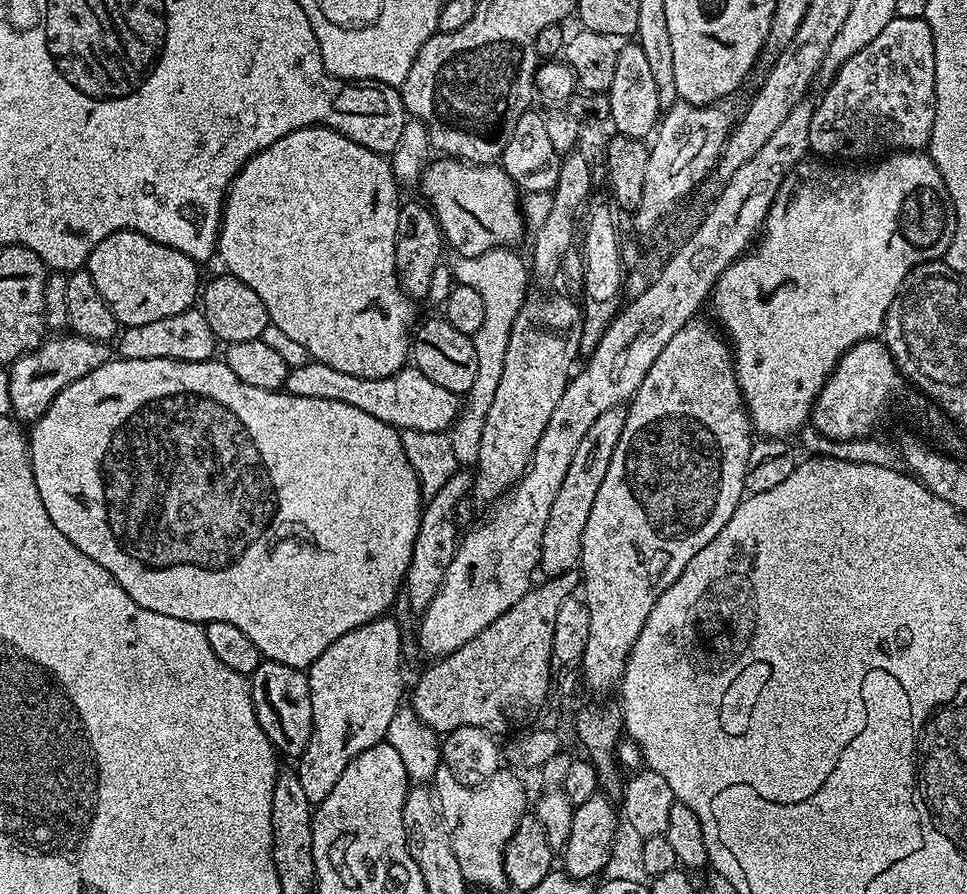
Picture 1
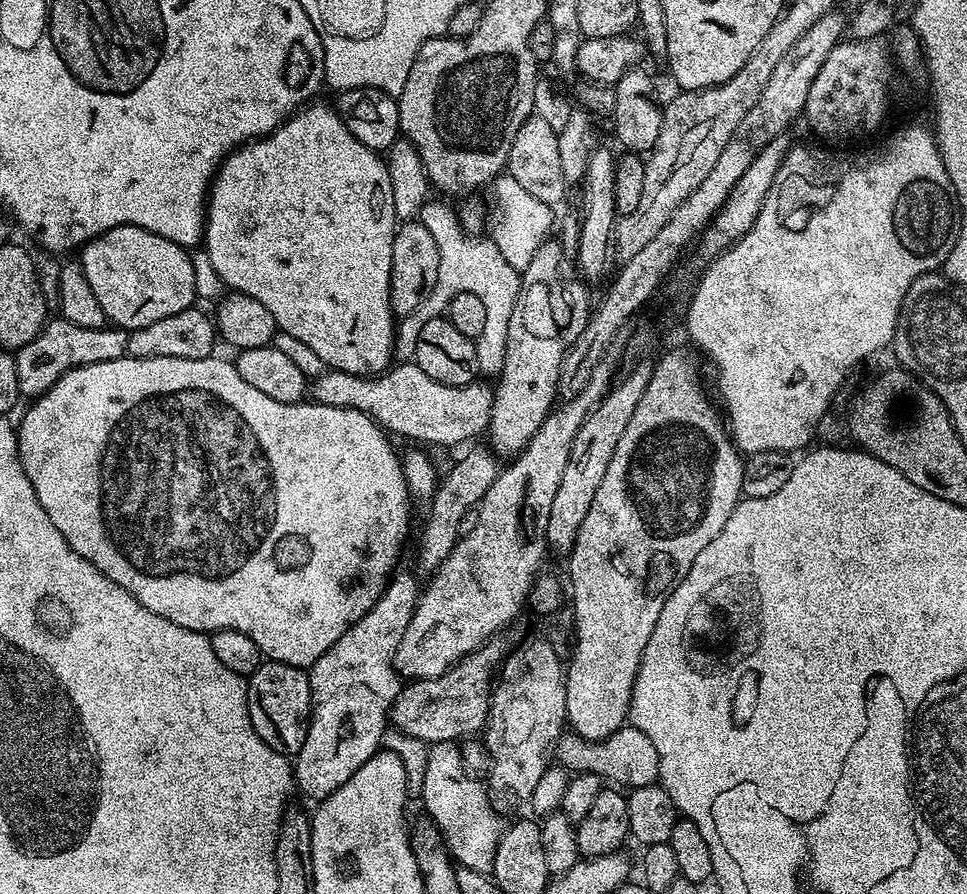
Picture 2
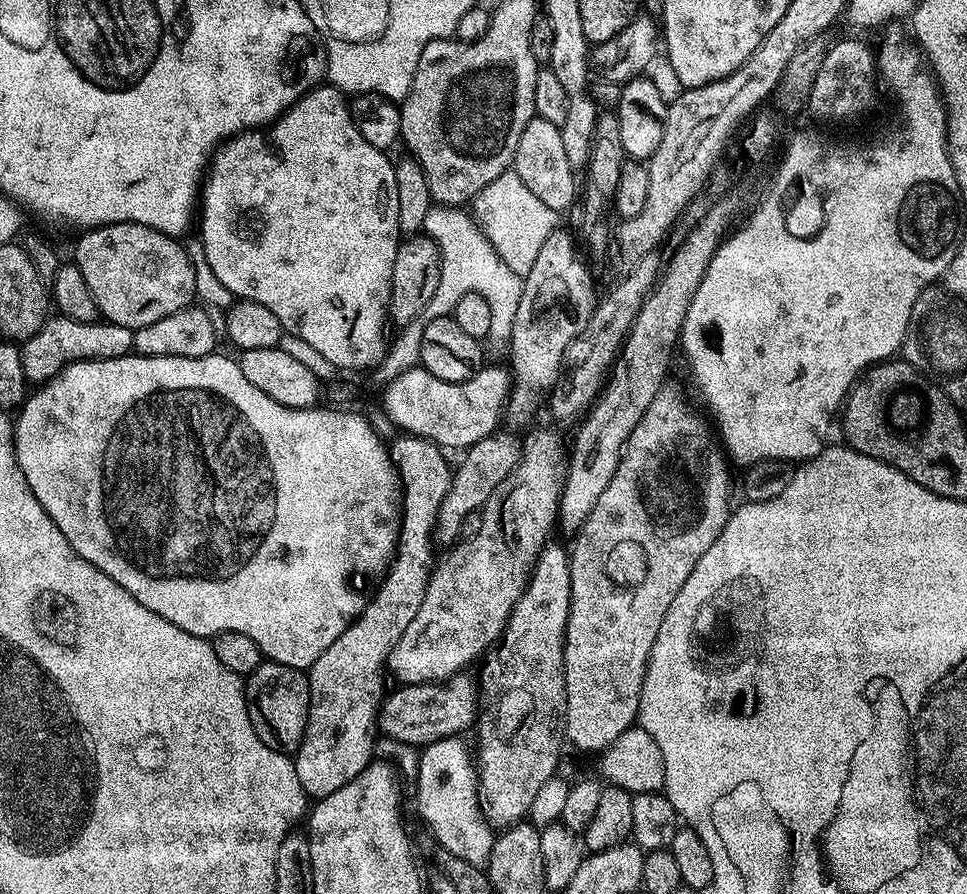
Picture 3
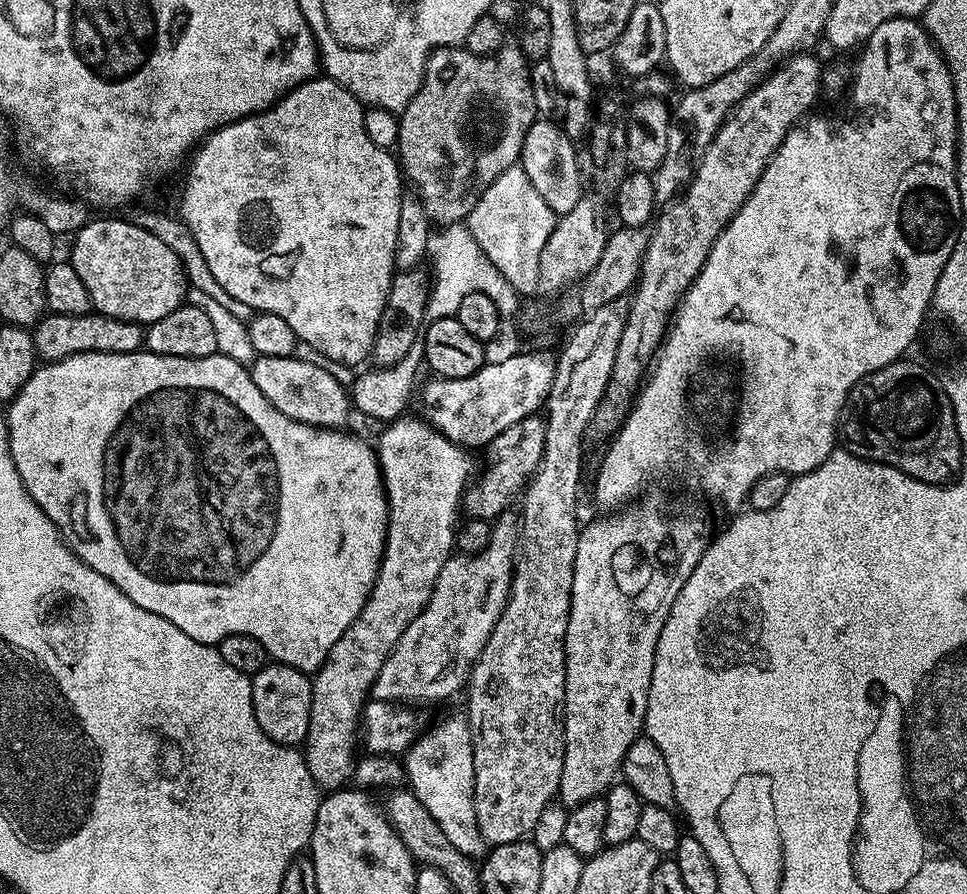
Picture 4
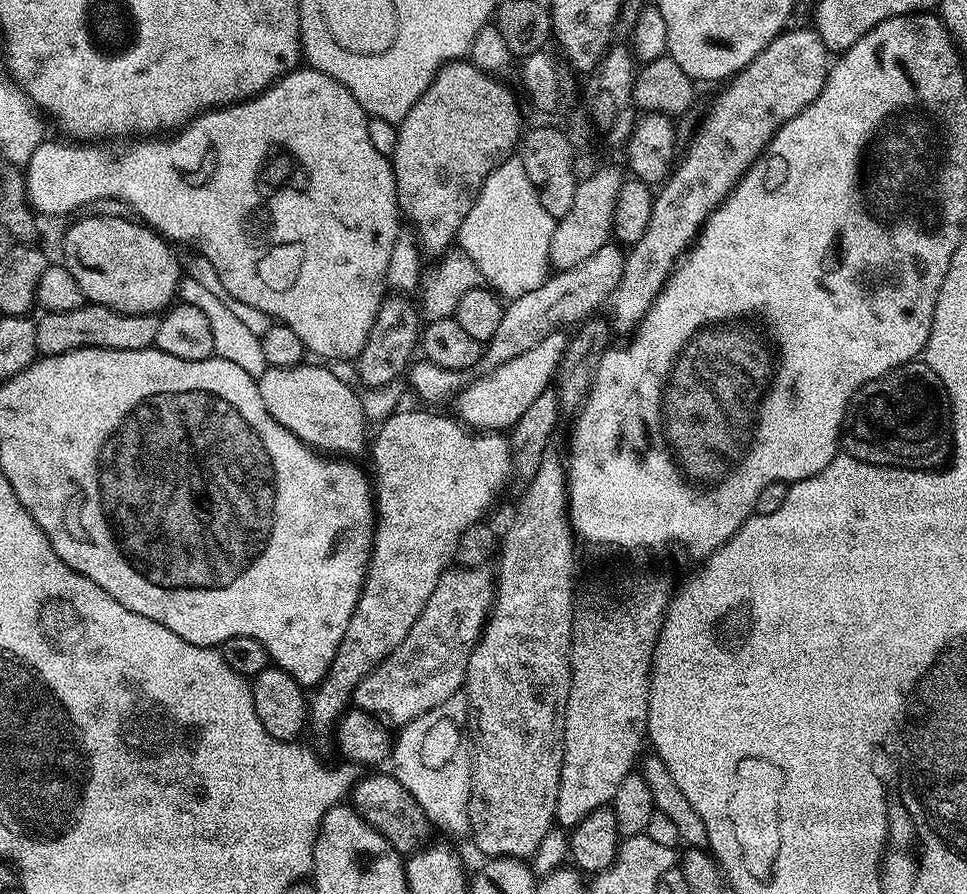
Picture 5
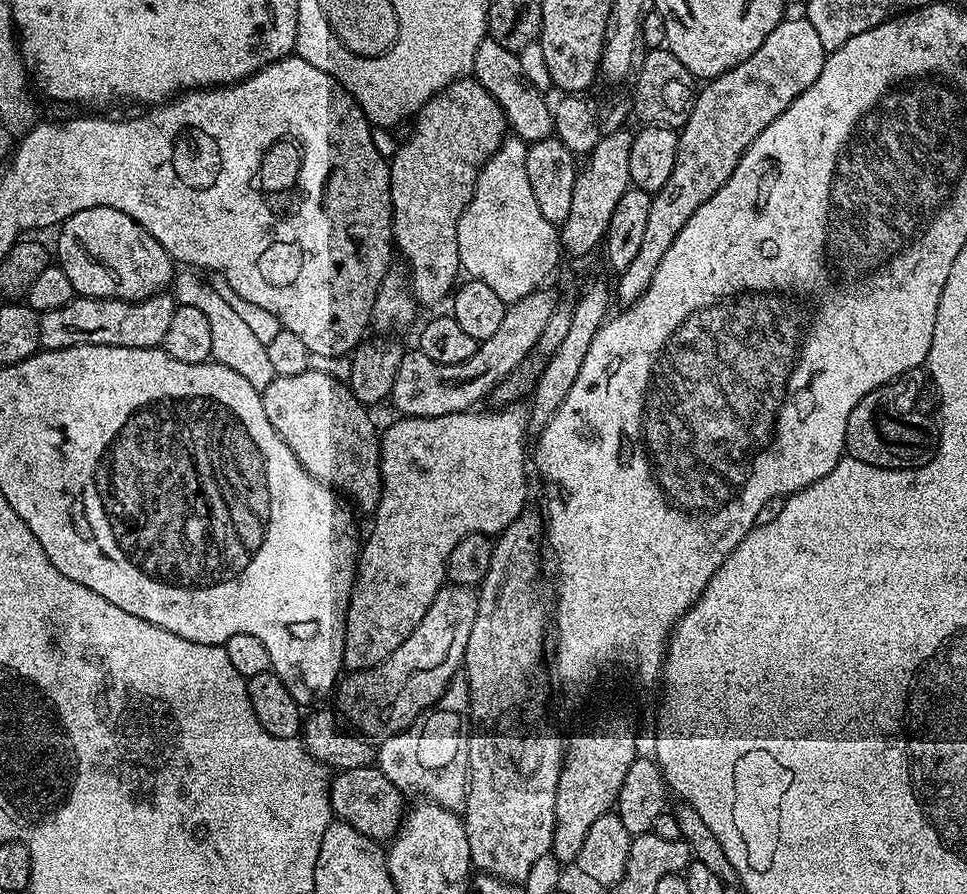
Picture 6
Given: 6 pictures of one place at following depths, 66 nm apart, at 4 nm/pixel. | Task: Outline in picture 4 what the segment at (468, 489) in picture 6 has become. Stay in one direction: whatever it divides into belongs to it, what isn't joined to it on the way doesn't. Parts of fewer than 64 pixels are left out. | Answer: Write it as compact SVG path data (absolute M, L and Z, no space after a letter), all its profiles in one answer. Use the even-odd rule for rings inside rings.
M403 414L383 425L380 445L377 443L374 451L380 462L380 473L384 476L384 493L388 496L388 537L384 543L384 557L372 593L368 595L358 618L354 618L342 638L334 642L328 657L311 677L310 726L302 751L310 774L321 790L340 790L353 779L353 769L358 761L356 740L358 744L365 703L386 658L394 650L398 638L402 638L406 626L410 626L410 622L414 622L414 618L418 618L426 606L442 566L453 555L457 524L462 516L464 490L474 476L473 453L460 444L450 442L450 438L446 438L427 420L416 416Z

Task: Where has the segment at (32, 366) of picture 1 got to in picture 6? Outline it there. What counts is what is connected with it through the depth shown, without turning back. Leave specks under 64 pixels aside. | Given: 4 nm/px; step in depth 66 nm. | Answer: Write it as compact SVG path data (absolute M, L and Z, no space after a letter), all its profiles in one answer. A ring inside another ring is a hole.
M157 294L145 300L74 298L66 302L66 306L58 306L58 310L40 313L40 347L50 352L74 346L158 348L164 343L177 306L176 300L168 294Z

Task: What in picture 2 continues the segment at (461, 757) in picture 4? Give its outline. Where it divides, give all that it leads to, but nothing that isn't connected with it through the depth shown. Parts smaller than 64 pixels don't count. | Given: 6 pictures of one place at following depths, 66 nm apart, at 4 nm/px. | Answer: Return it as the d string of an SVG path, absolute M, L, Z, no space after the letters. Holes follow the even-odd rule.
M455 743L434 744L428 749L428 761L426 762L425 781L422 782L420 796L424 800L424 808L436 829L442 834L444 845L448 848L448 855L461 868L469 868L478 872L491 873L494 866L494 854L498 850L502 823L500 816L492 809L488 801L490 792L483 783L476 780L460 780L460 752Z

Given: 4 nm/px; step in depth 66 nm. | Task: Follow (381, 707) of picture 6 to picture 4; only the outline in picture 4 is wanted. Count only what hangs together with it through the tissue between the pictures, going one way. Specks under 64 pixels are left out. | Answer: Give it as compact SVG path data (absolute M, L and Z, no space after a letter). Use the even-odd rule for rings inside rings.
M515 523L499 524L493 527L490 542L482 551L449 556L434 582L434 590L426 606L418 614L418 618L414 618L414 622L406 626L402 638L398 638L394 650L386 658L371 690L375 699L403 702L412 706L417 703L415 700L444 700L467 685L472 666L482 654L512 592L512 569L516 563L518 528Z

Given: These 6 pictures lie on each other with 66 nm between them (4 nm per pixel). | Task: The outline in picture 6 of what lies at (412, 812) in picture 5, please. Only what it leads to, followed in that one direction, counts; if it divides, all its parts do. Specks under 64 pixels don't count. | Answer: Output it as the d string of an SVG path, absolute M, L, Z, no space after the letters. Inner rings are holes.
M379 766L336 772L328 786L328 797L332 803L331 815L339 823L354 826L354 830L377 842L391 841L400 831L406 815L405 793L382 774Z

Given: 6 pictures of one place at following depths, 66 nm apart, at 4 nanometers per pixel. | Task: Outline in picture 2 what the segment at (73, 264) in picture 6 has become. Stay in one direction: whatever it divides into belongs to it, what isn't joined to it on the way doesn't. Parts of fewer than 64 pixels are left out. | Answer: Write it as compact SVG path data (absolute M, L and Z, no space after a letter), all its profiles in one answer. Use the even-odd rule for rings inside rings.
M127 224L106 230L79 249L78 263L102 305L105 321L111 322L117 328L131 330L150 326L150 322L170 318L170 314L182 314L182 310L193 307L198 300L189 249L170 242L170 238L162 238L150 230L142 230L142 226Z

